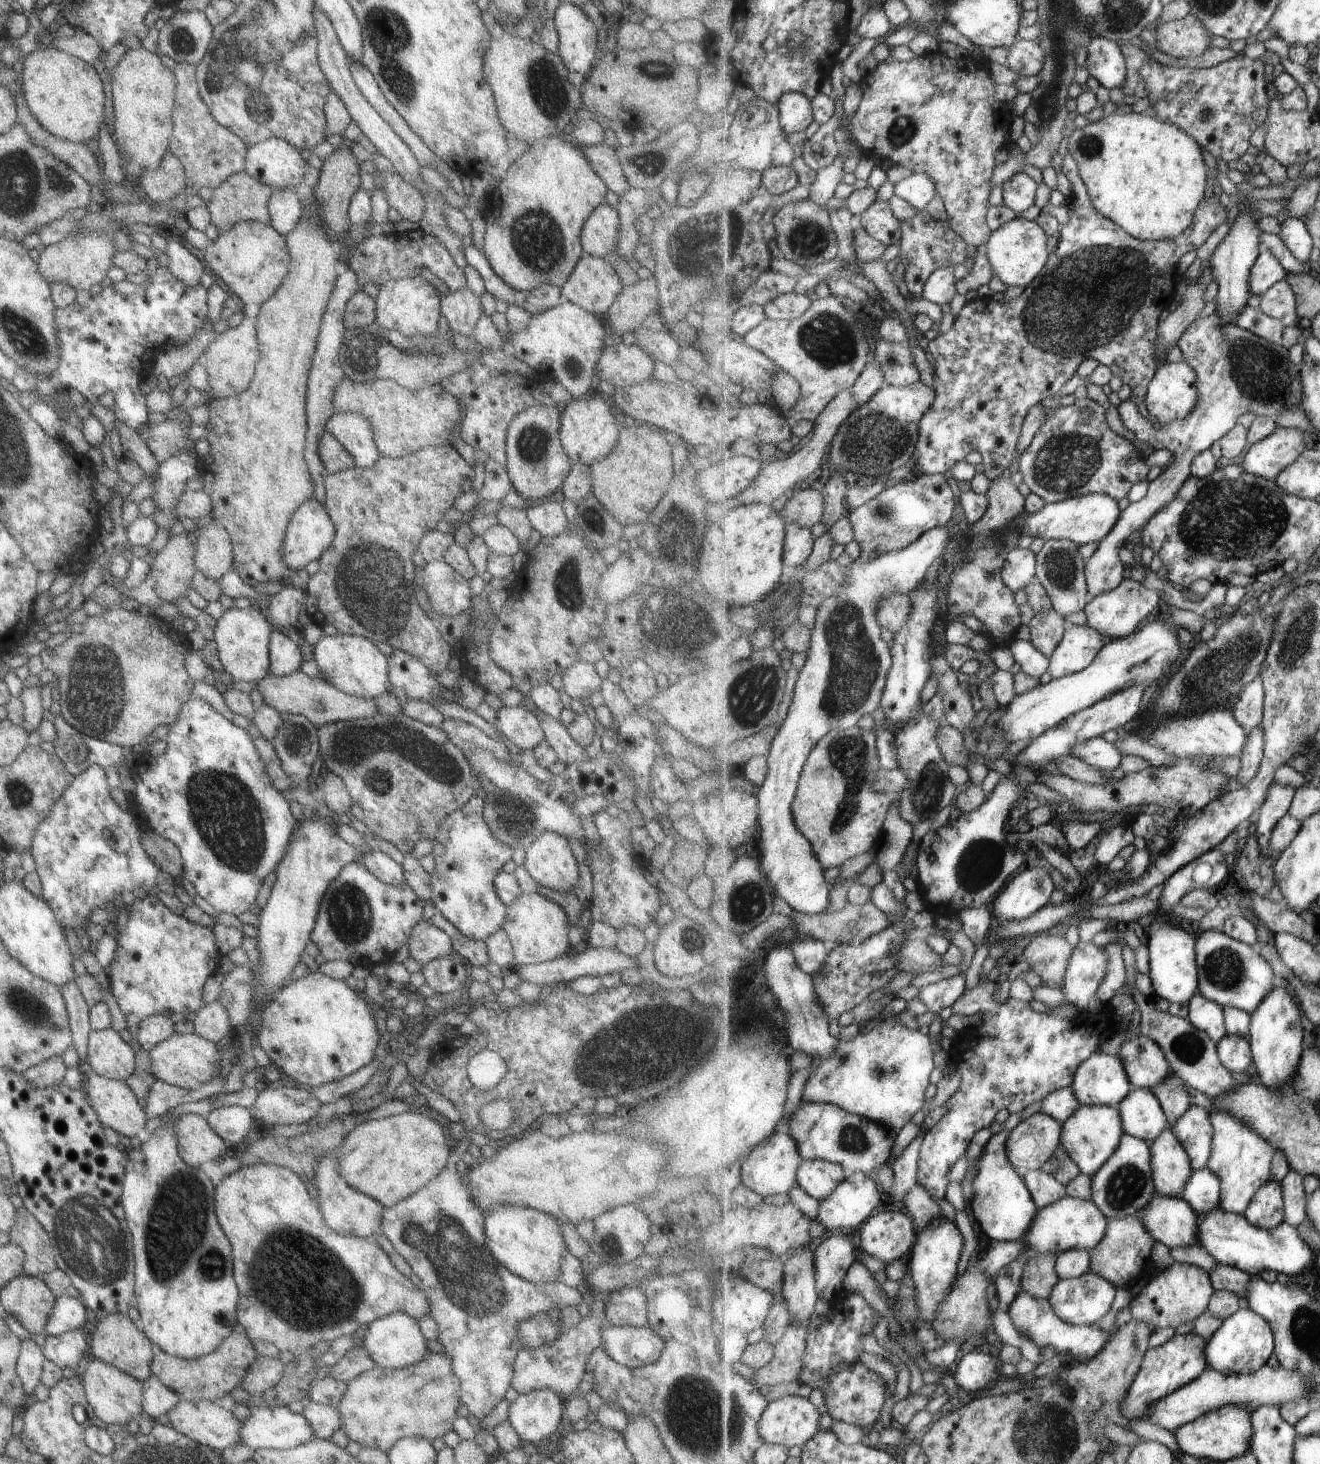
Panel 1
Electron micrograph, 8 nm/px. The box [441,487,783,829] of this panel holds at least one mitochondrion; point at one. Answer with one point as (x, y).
(753, 695)

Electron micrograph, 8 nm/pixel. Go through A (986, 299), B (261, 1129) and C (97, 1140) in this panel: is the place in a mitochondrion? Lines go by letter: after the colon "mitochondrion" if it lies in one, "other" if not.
A: other
B: other
C: other

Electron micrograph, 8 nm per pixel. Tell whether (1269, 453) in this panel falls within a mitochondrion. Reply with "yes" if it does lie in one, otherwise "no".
no

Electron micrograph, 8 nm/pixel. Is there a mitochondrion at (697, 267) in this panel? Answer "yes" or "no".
yes

